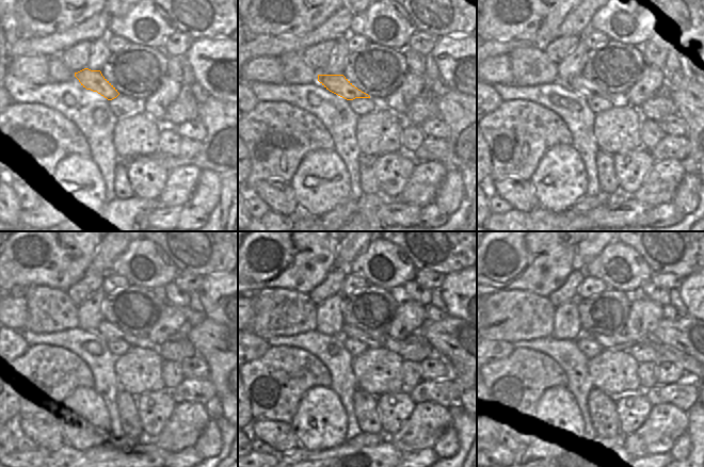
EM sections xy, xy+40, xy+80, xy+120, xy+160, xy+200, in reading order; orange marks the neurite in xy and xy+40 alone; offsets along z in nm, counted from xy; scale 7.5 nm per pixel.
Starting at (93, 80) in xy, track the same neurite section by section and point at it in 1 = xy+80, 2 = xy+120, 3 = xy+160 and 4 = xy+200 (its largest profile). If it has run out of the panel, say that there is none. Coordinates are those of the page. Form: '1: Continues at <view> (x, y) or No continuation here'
1: Continues at xy+80 (578, 84)
2: Continues at xy+120 (109, 331)
3: Continues at xy+160 (371, 339)
4: Continues at xy+200 (622, 340).

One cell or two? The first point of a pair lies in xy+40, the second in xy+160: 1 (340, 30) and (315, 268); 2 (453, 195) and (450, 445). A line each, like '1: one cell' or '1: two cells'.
1: two cells
2: one cell

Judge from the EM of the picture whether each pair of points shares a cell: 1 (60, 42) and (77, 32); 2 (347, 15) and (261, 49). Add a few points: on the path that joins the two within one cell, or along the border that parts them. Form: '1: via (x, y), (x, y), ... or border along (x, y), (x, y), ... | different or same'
1: via (64, 39), (73, 36) | same
2: via (325, 32), (297, 45), (283, 45) | same

